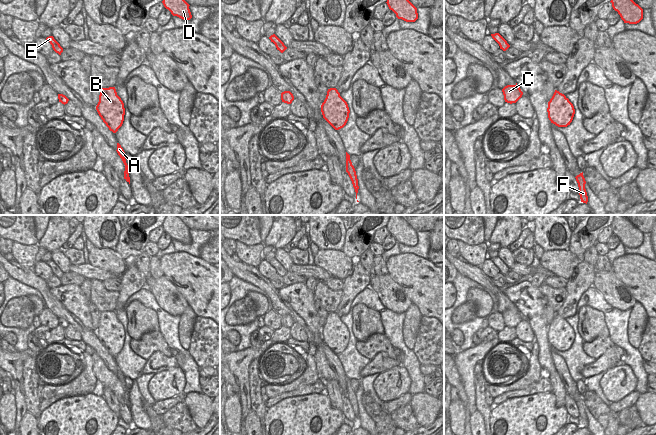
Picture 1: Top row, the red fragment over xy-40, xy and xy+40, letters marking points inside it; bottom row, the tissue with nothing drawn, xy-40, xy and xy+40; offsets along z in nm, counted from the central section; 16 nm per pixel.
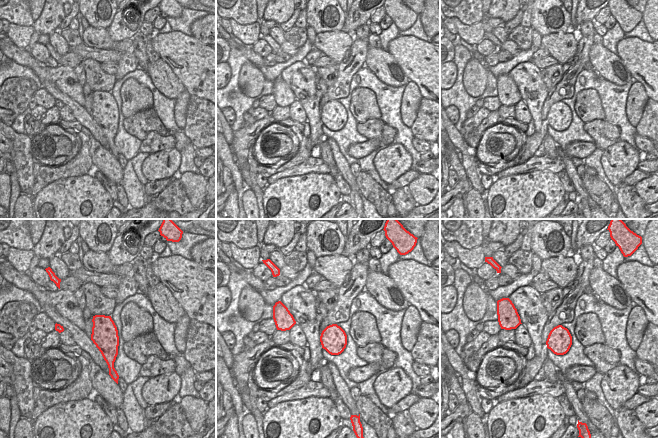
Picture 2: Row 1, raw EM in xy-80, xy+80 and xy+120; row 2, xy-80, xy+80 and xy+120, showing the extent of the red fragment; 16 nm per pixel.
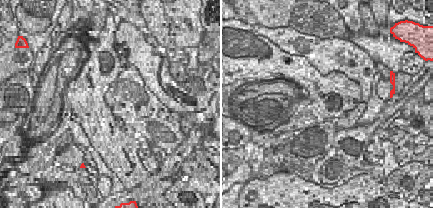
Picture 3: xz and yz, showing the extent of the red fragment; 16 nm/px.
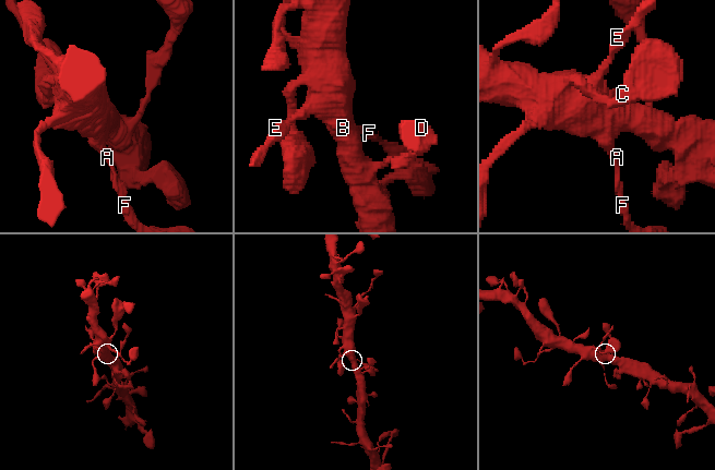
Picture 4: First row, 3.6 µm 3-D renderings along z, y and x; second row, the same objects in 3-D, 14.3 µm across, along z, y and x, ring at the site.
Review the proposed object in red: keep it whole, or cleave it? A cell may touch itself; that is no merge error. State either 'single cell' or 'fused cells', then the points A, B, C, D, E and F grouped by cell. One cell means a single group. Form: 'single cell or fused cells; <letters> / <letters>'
single cell; A B C D E F

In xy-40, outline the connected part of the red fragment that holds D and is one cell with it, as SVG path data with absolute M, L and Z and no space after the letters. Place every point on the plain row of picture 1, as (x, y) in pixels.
M166 215L162 227L173 240L183 244L190 244L192 242L189 233L190 229L176 215Z

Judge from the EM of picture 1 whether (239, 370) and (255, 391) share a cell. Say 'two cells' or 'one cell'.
two cells

